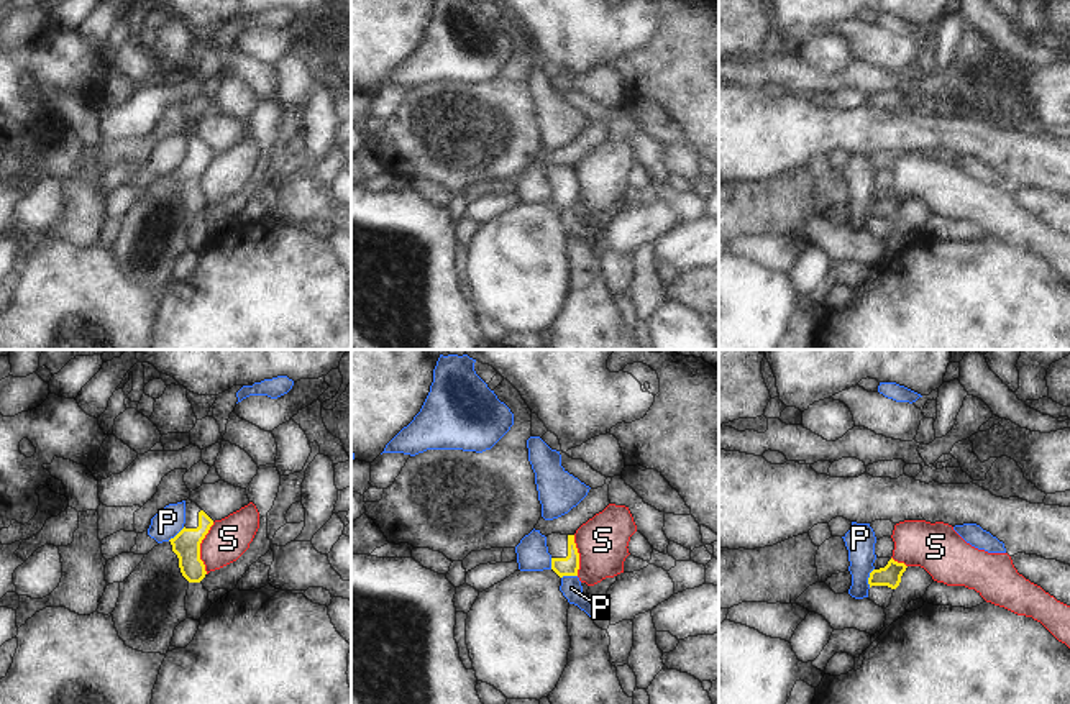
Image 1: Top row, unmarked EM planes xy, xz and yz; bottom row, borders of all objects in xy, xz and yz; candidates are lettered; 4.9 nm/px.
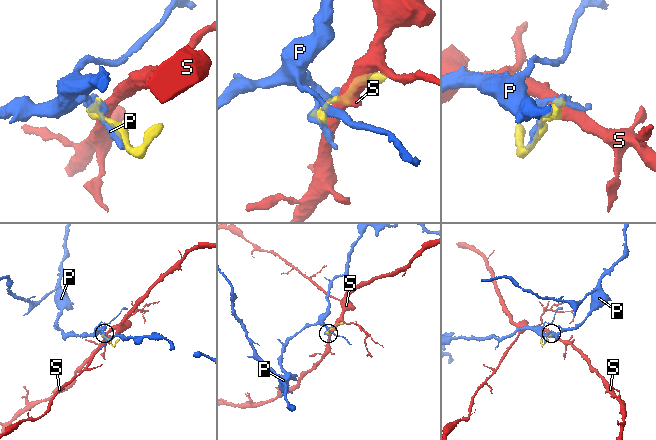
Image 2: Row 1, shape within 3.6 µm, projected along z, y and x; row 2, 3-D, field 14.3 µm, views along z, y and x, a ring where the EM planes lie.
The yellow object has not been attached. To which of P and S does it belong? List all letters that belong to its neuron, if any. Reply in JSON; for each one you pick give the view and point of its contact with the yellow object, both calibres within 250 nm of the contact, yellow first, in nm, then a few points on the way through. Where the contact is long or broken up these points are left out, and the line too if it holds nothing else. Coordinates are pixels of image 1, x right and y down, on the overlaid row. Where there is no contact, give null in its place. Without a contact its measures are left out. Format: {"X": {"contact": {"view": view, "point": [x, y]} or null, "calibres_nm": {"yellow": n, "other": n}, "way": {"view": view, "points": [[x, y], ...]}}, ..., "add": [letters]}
{"add": []}

